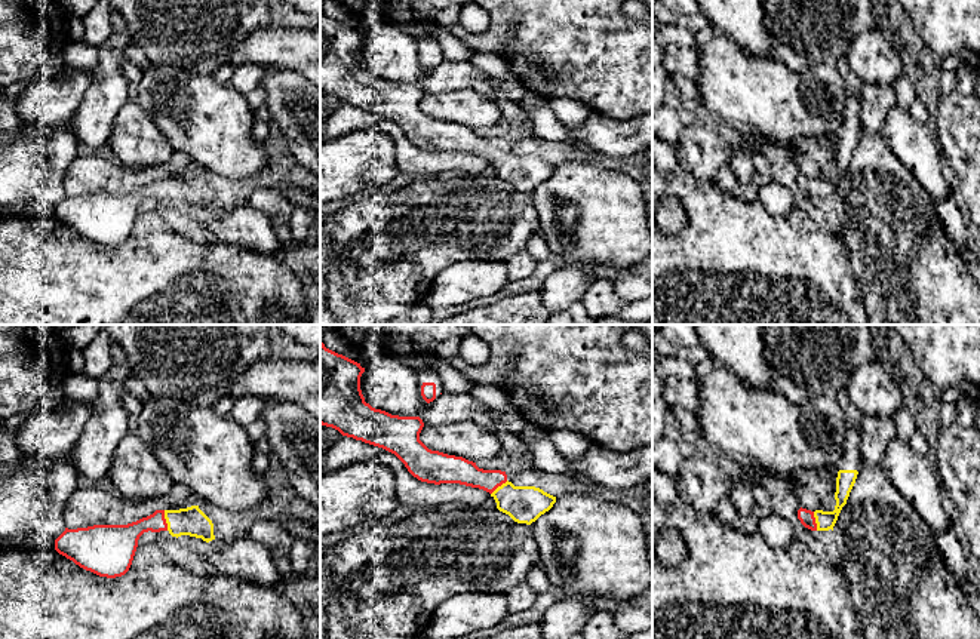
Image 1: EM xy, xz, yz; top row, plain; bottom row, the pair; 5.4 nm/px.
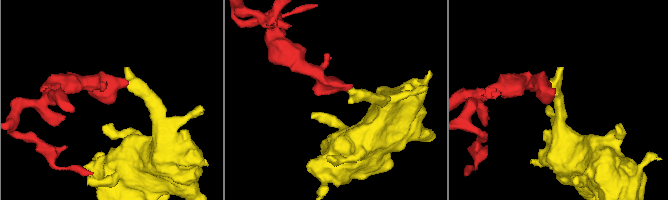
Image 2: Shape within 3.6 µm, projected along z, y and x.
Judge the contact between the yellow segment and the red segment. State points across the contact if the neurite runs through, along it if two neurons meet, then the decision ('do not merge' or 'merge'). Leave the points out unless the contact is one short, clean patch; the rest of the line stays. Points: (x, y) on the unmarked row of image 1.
across xy (191, 189), (166, 189), (141, 193), (125, 206) | merge

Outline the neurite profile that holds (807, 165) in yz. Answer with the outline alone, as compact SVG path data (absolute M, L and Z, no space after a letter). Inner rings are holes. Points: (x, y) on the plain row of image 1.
M790 151L789 159L799 168L802 176L811 179L820 178L820 166L812 157L804 153Z

